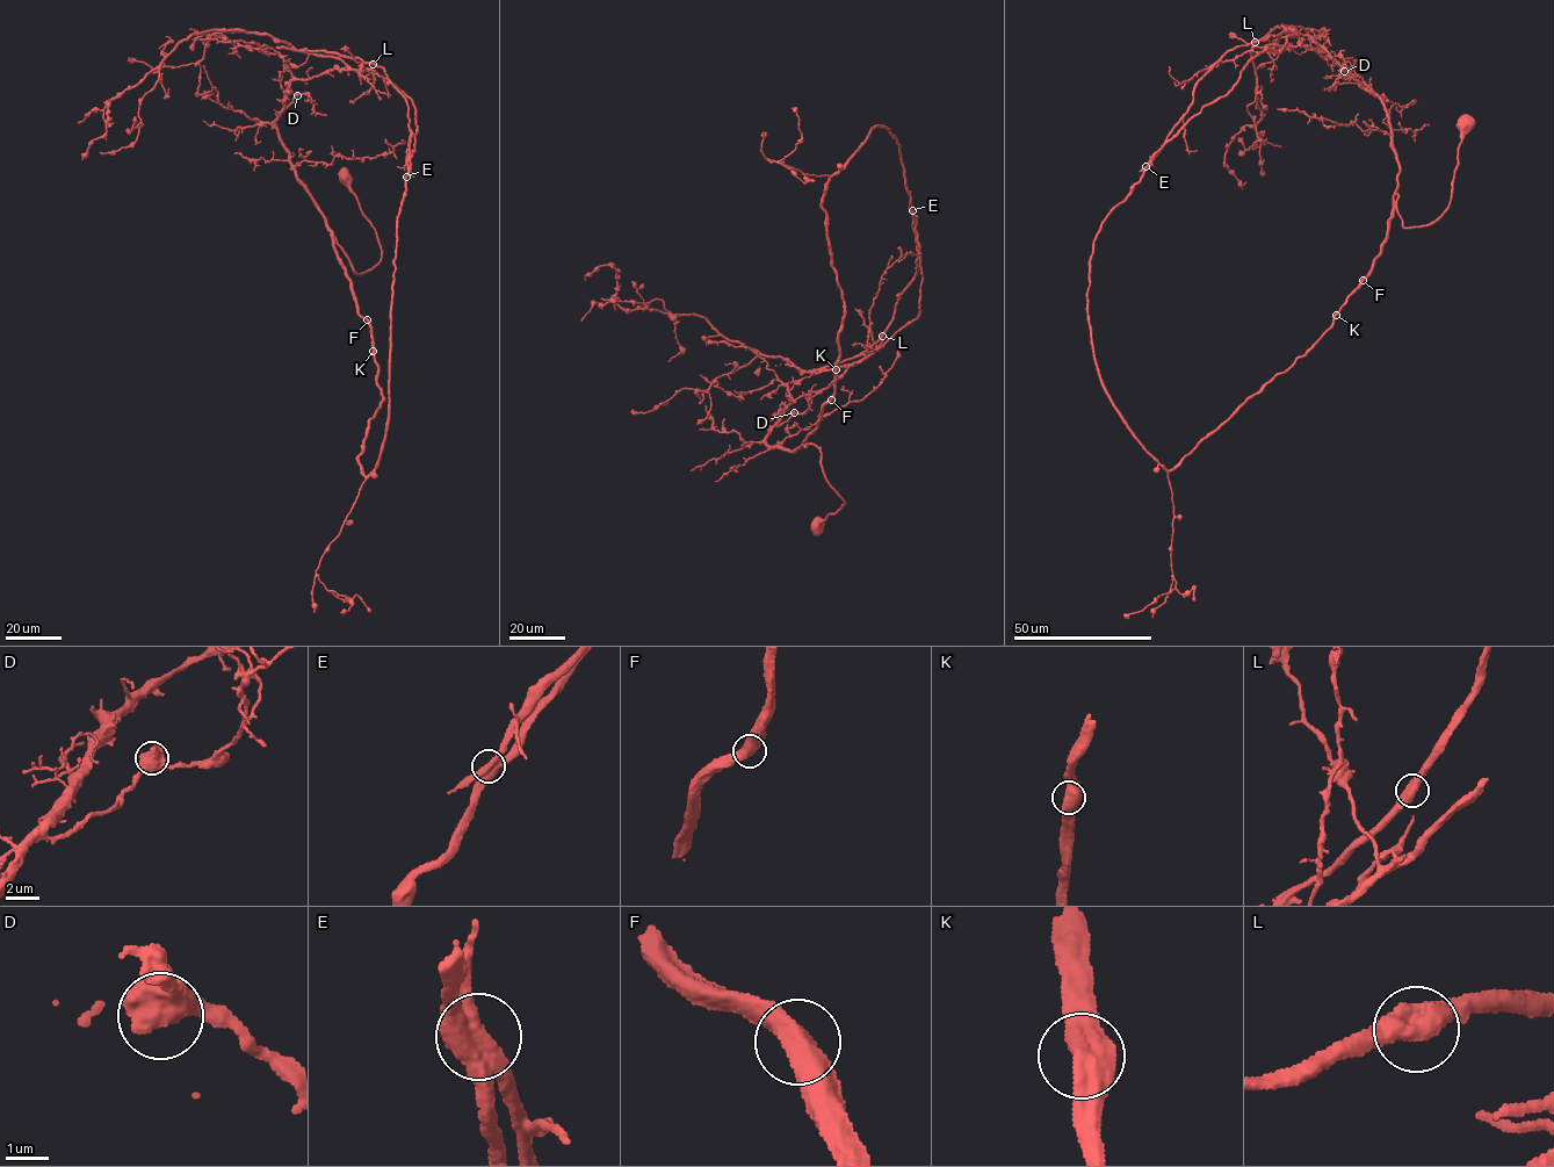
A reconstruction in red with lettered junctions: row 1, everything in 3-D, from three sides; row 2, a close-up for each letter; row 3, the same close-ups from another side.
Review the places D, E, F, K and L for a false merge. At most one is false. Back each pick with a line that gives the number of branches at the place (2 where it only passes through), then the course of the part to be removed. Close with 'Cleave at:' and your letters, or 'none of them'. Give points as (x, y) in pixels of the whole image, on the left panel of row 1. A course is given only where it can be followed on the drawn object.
E: branches 2; course (406, 175), (416, 110), (394, 85), (375, 73), (362, 77), (331, 57), (284, 48), (236, 51)
Cleave at: E

